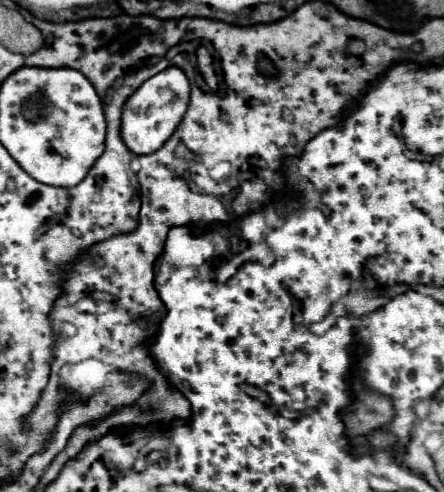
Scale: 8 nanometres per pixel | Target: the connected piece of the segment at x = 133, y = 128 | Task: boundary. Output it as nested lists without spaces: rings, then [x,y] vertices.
[[[167,67],[155,77],[147,79],[123,105],[121,139],[135,155],[149,155],[157,151],[177,129],[189,105],[189,79],[179,67]]]

